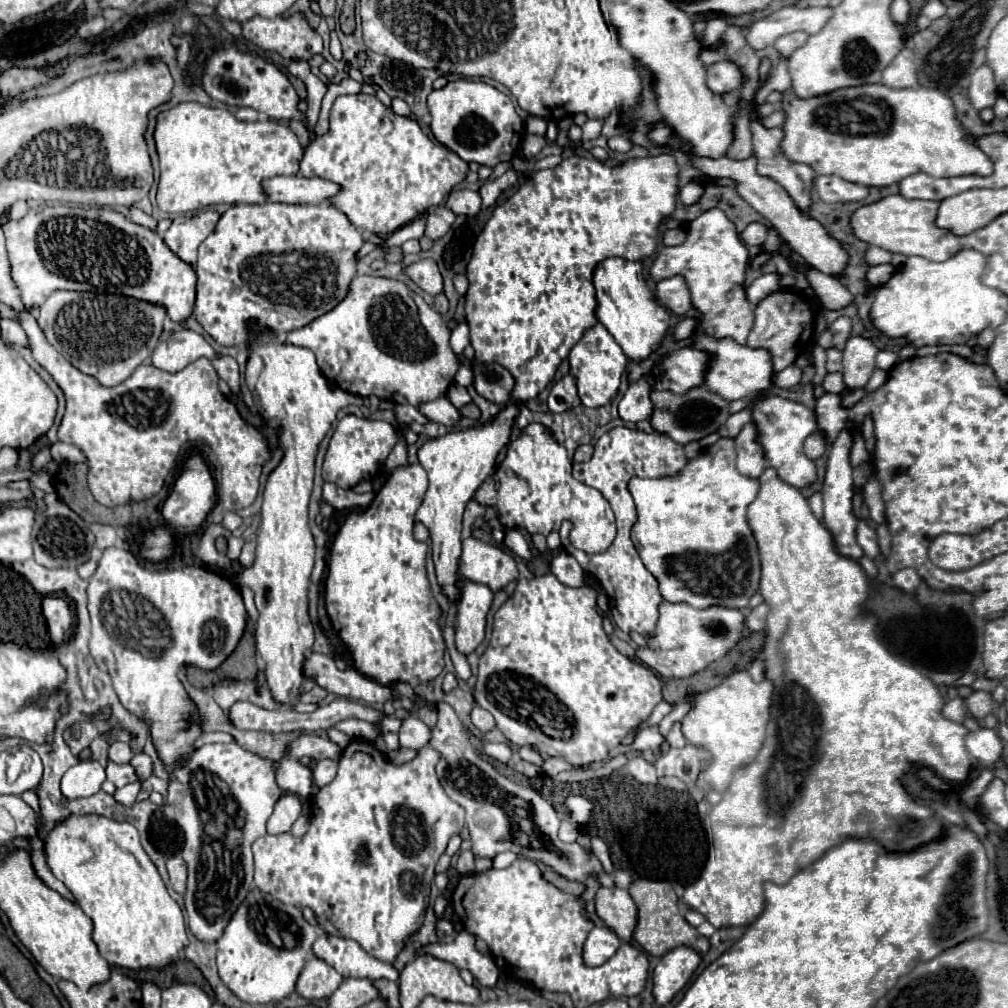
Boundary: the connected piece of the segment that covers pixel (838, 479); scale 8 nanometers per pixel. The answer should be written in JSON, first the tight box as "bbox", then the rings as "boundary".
{"bbox":[824,430,864,560],"boundary":[[[842,430],[838,440],[832,444],[830,458],[828,458],[828,468],[826,468],[826,478],[824,478],[824,526],[832,532],[836,548],[842,556],[858,560],[864,552],[856,542],[856,518],[852,516],[852,494],[854,494],[854,482],[852,482],[852,466],[850,466],[850,446],[852,438],[848,430]]]}

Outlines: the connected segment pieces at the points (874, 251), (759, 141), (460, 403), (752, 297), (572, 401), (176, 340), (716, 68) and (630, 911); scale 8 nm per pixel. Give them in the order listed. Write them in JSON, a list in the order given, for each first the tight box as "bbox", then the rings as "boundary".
[{"bbox":[866,246,892,266],"boundary":[[[870,246],[868,248],[868,252],[866,252],[866,262],[870,264],[870,266],[876,266],[876,264],[886,264],[886,262],[890,262],[892,260],[892,252],[888,252],[888,250],[884,250],[884,248],[878,248],[878,246]]]},{"bbox":[748,98,814,210],"boundary":[[[754,98],[748,102],[750,104],[750,132],[752,132],[752,146],[754,146],[754,156],[758,160],[758,166],[756,166],[756,172],[760,176],[768,176],[772,180],[776,180],[790,196],[792,200],[796,202],[796,206],[800,210],[808,210],[810,206],[810,190],[812,190],[812,180],[814,180],[814,170],[806,164],[798,164],[798,162],[792,162],[784,156],[784,152],[780,150],[780,142],[782,142],[782,128],[766,128],[762,124],[762,118],[758,114],[758,104],[754,102]]]},{"bbox":[448,384,472,408],"boundary":[[[454,384],[454,386],[448,390],[448,400],[450,400],[456,408],[464,408],[466,404],[472,402],[468,390],[466,390],[464,386],[458,386],[458,384]]]},{"bbox":[746,272,782,306],"boundary":[[[778,272],[758,276],[758,278],[746,288],[746,298],[750,300],[750,304],[756,306],[758,300],[762,300],[762,296],[768,296],[770,292],[778,292],[778,288],[780,288],[780,278],[782,278],[782,274],[778,274]]]},{"bbox":[548,374,580,412],"boundary":[[[566,374],[562,380],[558,380],[550,388],[548,408],[550,408],[550,412],[566,412],[576,406],[580,406],[580,398],[576,394],[576,384],[574,384],[574,378],[570,374]]]},{"bbox":[152,328,216,372],"boundary":[[[180,328],[180,330],[176,330],[174,334],[170,334],[170,338],[168,340],[164,340],[164,342],[160,342],[158,346],[156,346],[156,350],[154,350],[154,354],[152,354],[152,364],[156,366],[156,368],[160,368],[160,370],[166,370],[166,372],[178,372],[178,370],[182,370],[182,368],[186,368],[190,362],[194,362],[196,358],[214,358],[216,356],[216,350],[198,334],[198,332],[194,332],[194,330],[188,330],[188,328]]]},{"bbox":[706,60,744,96],"boundary":[[[722,60],[722,62],[716,62],[714,66],[708,68],[706,84],[708,84],[710,92],[714,92],[716,96],[722,96],[722,94],[742,88],[744,74],[738,64],[730,62],[730,60]]]},{"bbox":[596,888,638,940],"boundary":[[[600,888],[596,894],[596,914],[618,934],[620,940],[632,940],[638,924],[638,908],[628,890]]]}]

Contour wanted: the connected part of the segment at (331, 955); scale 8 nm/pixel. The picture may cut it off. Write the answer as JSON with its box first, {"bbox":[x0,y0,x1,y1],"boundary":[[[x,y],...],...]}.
{"bbox":[312,936,400,982],"boundary":[[[320,936],[312,952],[336,968],[342,976],[386,976],[398,982],[400,972],[392,964],[384,964],[360,948],[358,942],[346,940],[342,936]]]}

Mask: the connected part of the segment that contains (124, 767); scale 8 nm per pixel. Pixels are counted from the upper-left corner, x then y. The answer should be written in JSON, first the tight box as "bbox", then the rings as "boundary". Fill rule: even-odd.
{"bbox":[106,762,138,788],"boundary":[[[108,762],[106,776],[108,776],[110,782],[116,784],[116,788],[122,788],[122,786],[138,780],[136,770],[130,764],[114,764],[114,762]]]}

